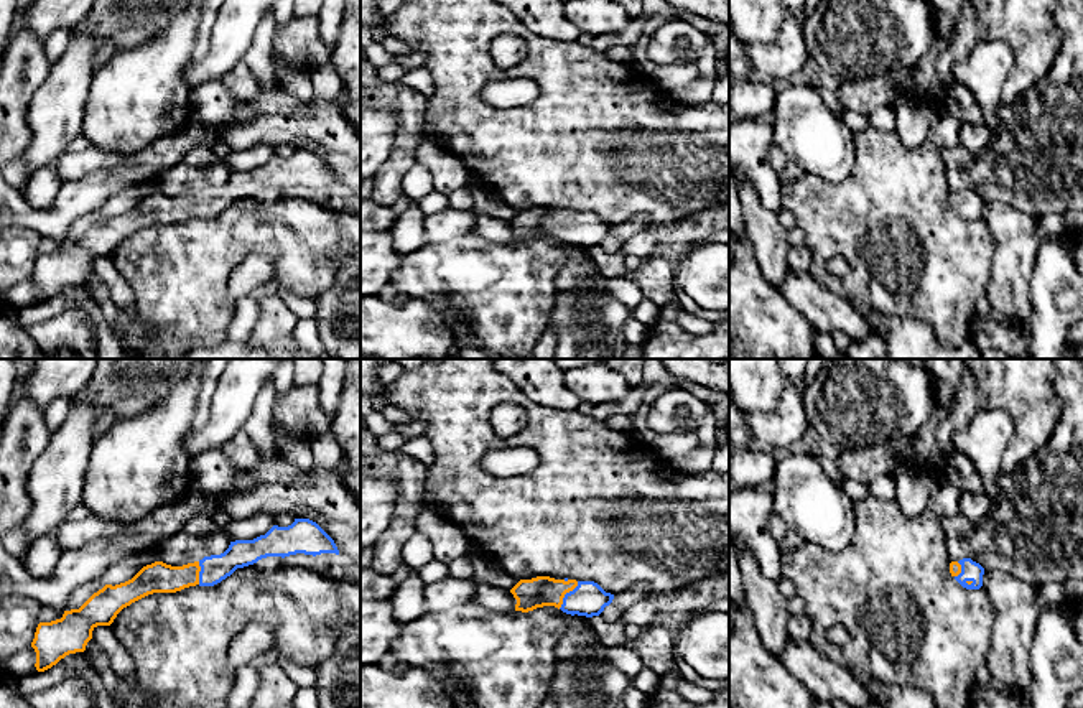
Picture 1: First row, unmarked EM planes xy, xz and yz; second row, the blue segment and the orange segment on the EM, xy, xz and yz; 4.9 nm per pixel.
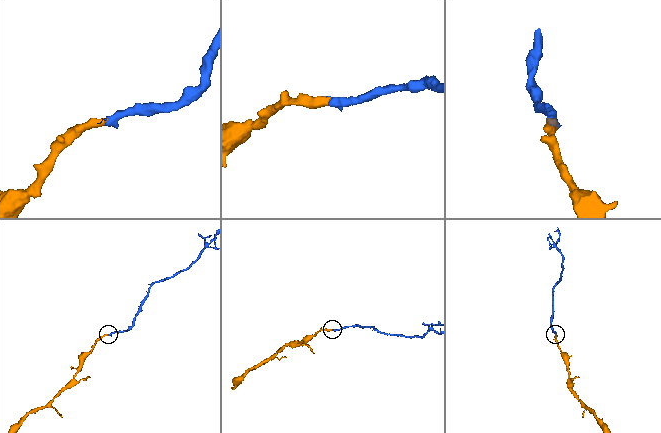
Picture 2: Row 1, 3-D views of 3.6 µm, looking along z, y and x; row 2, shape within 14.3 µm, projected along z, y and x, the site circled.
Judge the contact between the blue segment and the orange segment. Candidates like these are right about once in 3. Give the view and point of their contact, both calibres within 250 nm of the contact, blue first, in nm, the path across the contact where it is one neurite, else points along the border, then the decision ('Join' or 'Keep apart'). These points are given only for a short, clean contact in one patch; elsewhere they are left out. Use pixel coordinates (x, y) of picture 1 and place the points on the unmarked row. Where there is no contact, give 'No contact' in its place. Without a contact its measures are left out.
Touches blue at xz (565, 226). Thickness 170 nm (blue) against 150 nm. Path across: xz (588, 229), (565, 226), (539, 223). Join

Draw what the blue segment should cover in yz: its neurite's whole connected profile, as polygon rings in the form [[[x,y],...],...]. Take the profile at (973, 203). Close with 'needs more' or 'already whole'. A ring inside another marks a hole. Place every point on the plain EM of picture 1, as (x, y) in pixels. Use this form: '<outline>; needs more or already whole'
[[[971,189],[951,193],[950,204],[966,221],[979,221],[983,217],[984,199]]]; needs more

